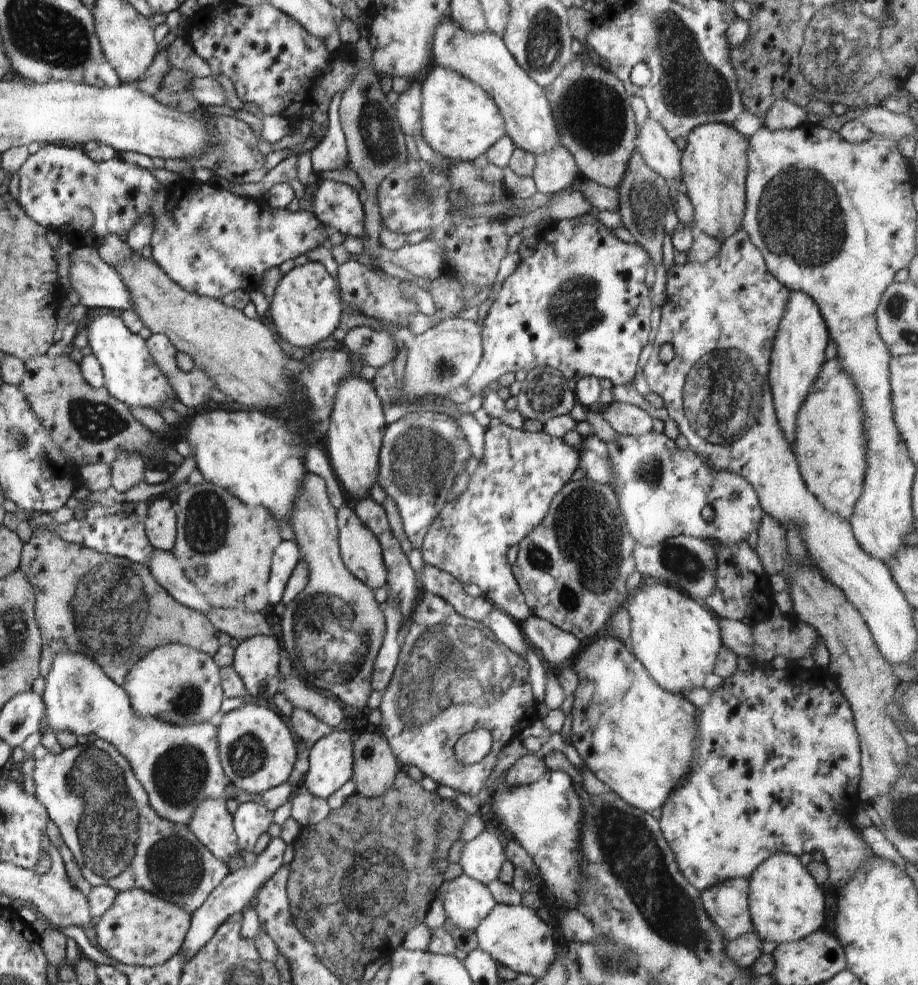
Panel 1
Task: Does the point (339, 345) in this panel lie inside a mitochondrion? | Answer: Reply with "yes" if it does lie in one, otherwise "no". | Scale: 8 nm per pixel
no

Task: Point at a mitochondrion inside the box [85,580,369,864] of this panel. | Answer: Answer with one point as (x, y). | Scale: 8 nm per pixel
(179, 775)

